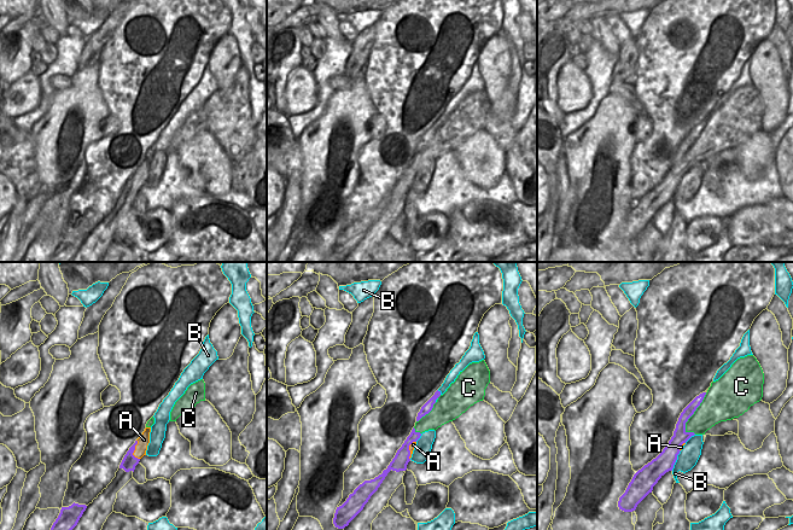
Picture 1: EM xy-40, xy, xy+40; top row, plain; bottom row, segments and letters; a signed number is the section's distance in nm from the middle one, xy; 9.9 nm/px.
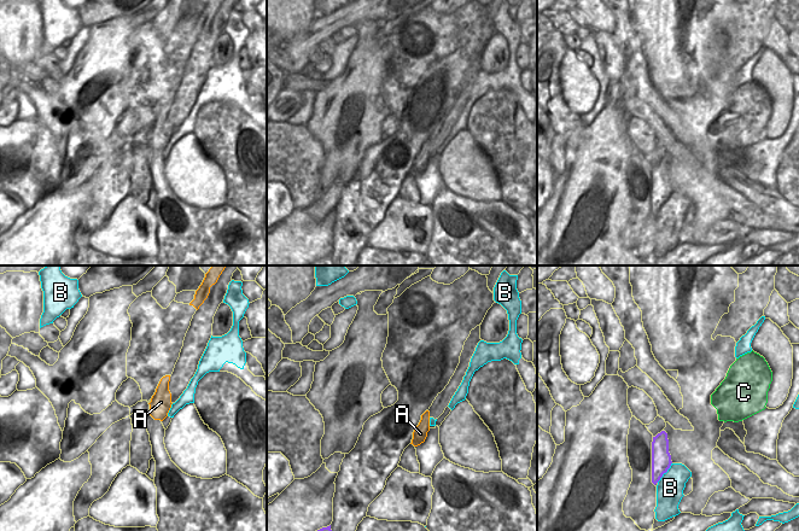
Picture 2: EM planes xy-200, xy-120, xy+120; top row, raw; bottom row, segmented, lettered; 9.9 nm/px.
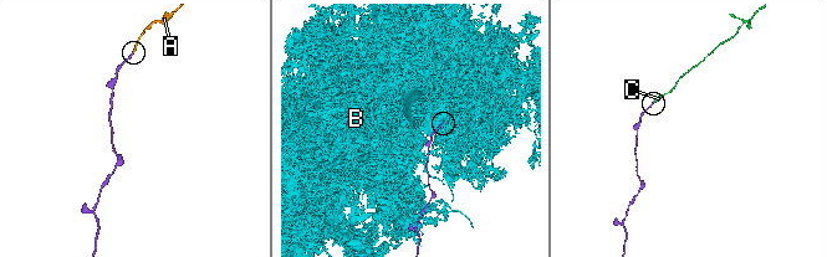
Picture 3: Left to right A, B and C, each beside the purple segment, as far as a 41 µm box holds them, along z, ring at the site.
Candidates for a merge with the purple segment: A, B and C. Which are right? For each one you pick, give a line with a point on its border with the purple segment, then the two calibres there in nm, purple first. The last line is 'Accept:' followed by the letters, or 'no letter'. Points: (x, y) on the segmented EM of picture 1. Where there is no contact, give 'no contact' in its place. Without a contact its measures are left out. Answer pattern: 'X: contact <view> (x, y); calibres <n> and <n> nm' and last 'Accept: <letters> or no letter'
C: contact xy+40 (693, 413); calibres 130 and 300 nm
Accept: C

